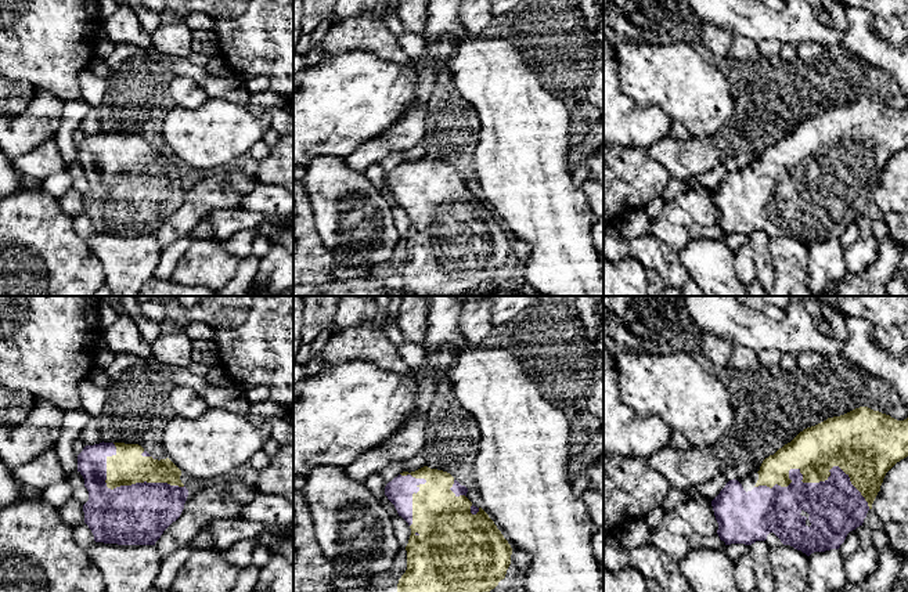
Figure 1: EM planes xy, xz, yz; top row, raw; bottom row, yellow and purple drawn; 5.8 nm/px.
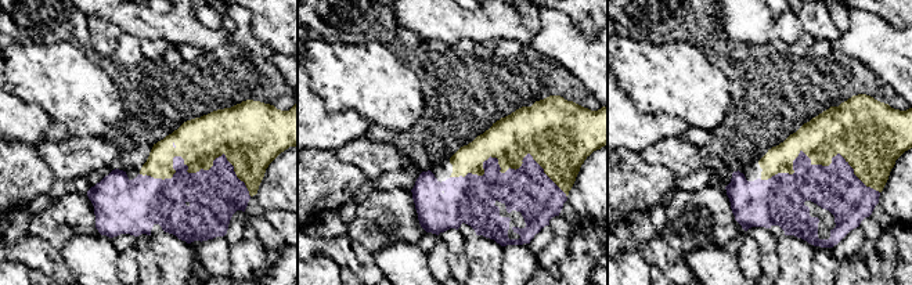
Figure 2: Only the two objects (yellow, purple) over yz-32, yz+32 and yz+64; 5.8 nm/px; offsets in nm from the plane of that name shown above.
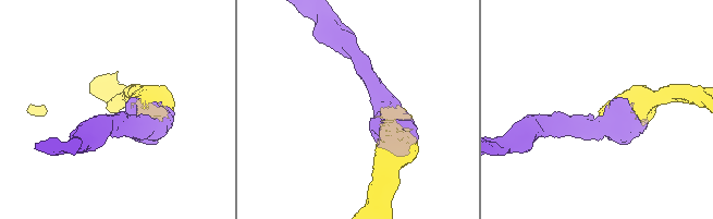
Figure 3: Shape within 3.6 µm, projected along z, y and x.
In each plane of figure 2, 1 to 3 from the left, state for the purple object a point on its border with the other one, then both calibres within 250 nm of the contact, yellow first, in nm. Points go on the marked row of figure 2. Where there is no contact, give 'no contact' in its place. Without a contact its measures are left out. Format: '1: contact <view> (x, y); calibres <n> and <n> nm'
1: contact yz-32 (193, 172); calibres 280 and 300 nm
2: contact yz+32 (504, 172); calibres 260 and 280 nm
3: contact yz+64 (817, 163); calibres 280 and 280 nm

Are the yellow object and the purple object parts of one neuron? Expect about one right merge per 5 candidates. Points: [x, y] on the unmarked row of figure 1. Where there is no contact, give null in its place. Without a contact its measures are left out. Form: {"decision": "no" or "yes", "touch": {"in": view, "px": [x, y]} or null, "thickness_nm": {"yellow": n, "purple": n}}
{"decision": "yes", "touch": {"in": "yz", "px": [810, 172]}, "thickness_nm": {"yellow": 280, "purple": 320}}

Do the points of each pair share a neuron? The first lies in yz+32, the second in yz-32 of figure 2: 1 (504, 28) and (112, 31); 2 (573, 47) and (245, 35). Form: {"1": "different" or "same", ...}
{"1": "different", "2": "same"}

